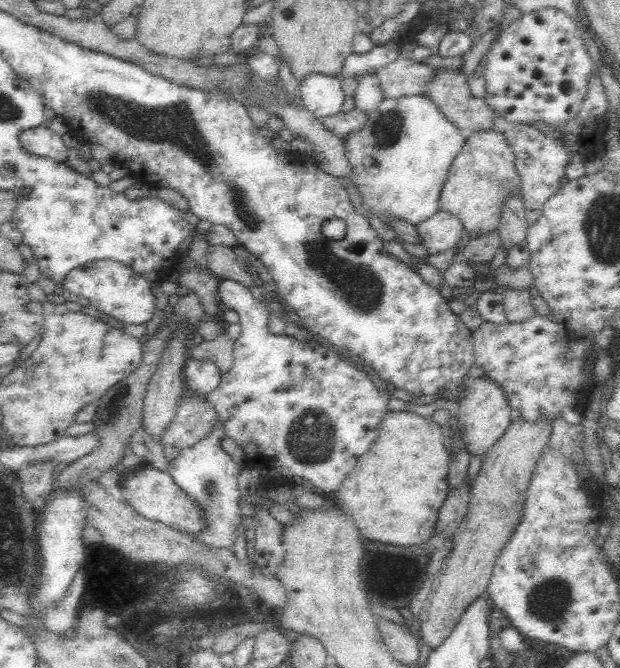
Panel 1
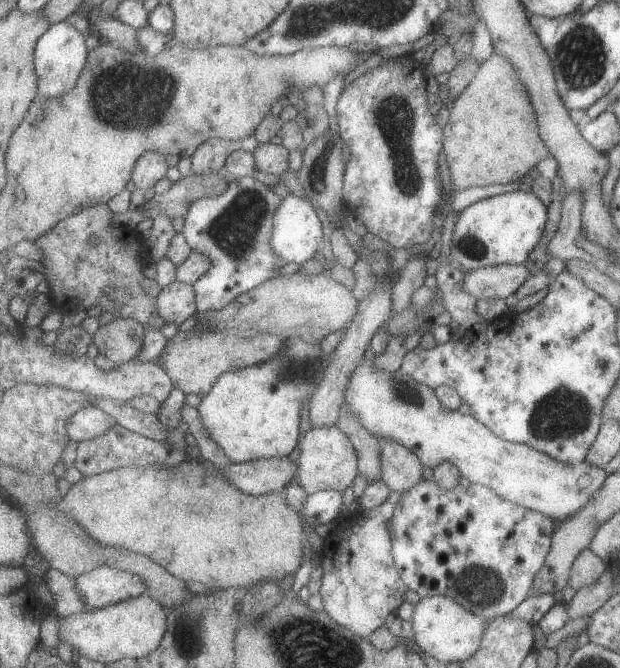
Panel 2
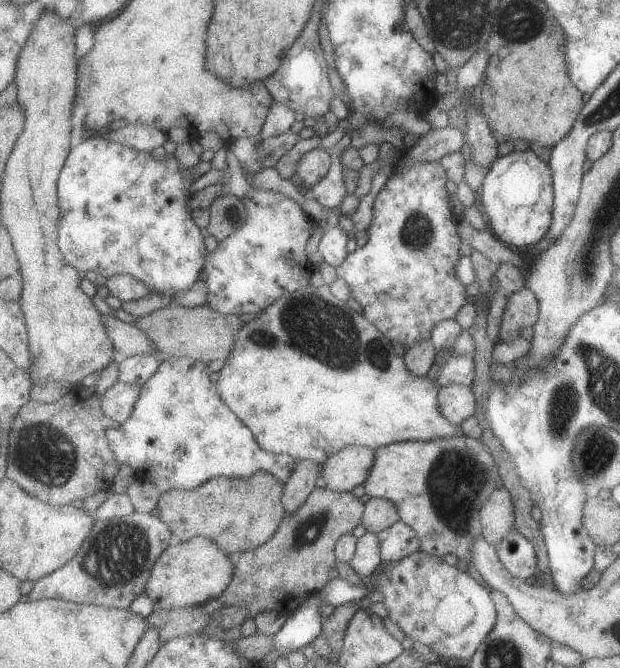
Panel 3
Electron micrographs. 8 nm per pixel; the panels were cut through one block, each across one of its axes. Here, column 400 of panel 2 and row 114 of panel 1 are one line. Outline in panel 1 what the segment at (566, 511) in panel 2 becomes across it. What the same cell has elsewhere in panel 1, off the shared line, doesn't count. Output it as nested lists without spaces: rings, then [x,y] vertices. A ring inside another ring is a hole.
[[[416,94],[388,98],[369,114],[364,126],[342,136],[343,151],[350,165],[350,182],[356,186],[368,216],[376,216],[388,228],[396,220],[413,225],[422,224],[438,211],[442,188],[456,153],[463,147],[466,135],[456,128],[428,97]]]

